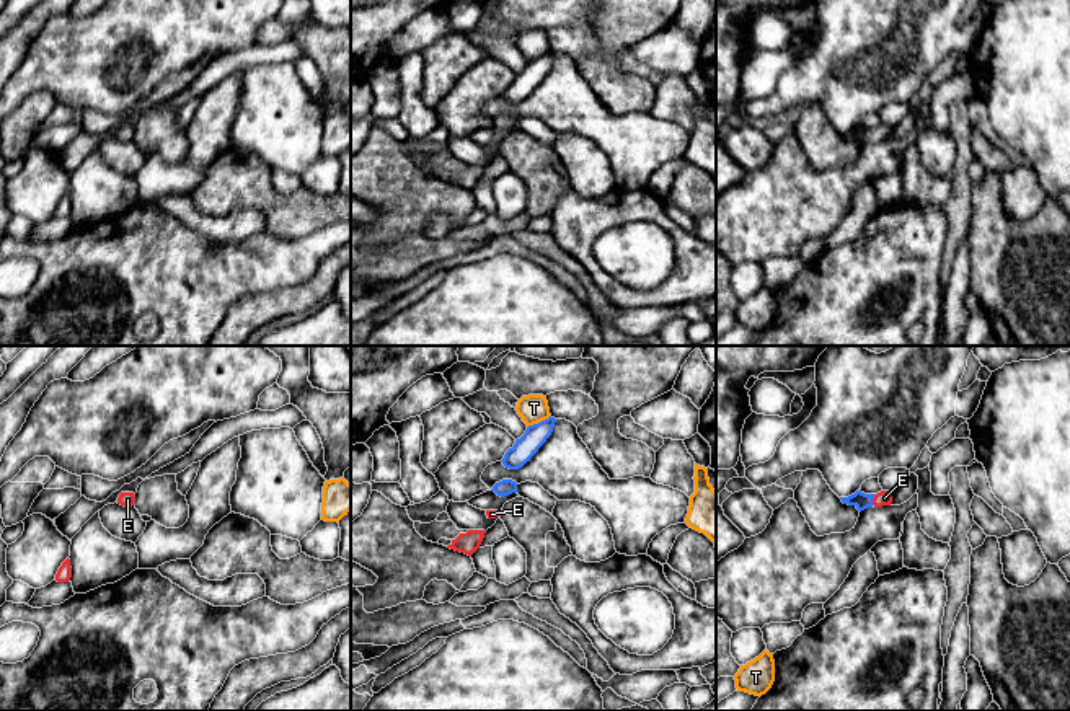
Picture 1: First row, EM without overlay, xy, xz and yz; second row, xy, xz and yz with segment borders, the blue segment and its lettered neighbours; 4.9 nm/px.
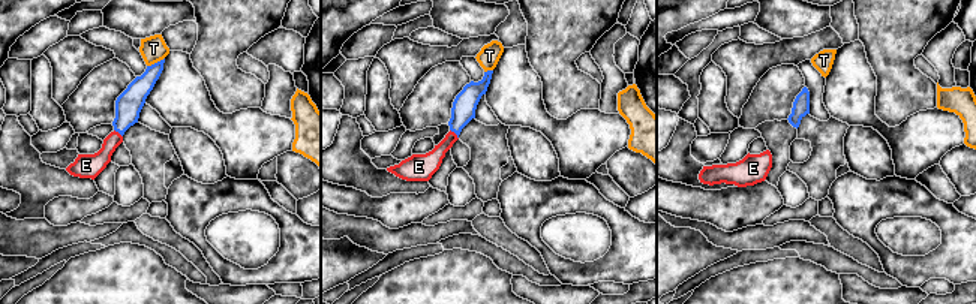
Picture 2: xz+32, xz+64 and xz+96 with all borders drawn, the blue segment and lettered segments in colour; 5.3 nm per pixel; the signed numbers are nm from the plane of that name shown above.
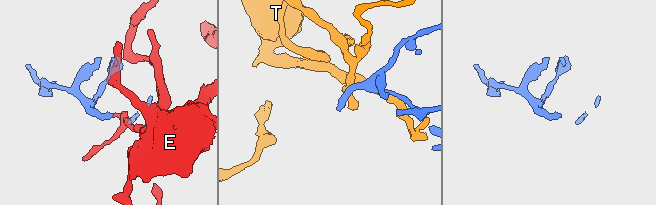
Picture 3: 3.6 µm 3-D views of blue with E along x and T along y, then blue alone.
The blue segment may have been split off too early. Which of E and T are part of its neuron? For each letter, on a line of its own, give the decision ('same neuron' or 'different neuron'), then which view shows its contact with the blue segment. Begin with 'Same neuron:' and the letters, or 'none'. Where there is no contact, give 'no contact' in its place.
Same neuron: E
E: same neuron; meets blue in yz
T: different neuron; meets blue in xz

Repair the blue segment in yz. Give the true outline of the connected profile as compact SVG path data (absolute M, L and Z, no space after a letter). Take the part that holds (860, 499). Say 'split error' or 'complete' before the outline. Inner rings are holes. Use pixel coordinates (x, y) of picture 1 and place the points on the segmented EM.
split error | M861 489L848 497L840 497L843 504L855 506L860 512L868 507L891 506L892 492L881 491L878 494L864 494Z

